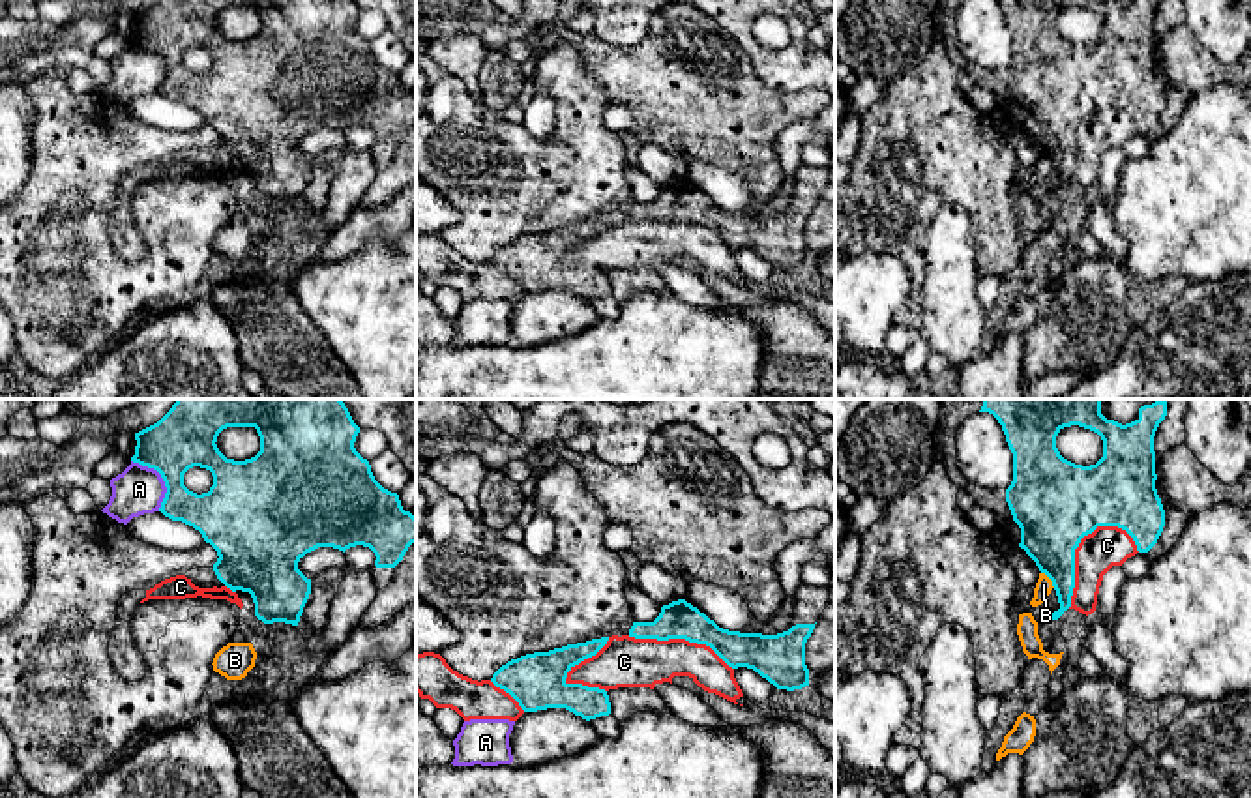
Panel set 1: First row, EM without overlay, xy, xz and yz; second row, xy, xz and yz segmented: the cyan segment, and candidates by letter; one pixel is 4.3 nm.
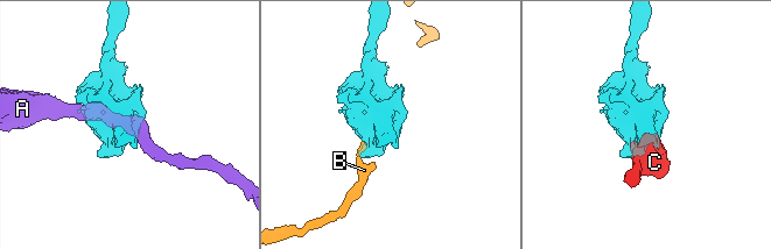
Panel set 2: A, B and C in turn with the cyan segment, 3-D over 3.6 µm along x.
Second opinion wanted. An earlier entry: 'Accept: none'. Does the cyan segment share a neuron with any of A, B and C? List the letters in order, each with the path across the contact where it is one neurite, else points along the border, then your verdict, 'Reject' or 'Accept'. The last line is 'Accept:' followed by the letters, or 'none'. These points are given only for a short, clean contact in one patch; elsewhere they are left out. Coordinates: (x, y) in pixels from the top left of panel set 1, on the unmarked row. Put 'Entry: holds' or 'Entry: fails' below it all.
A: Reject
B: Boundary: yz (1042, 152), (1055, 167). Reject
C: Reject
Accept: none
Entry: holds

